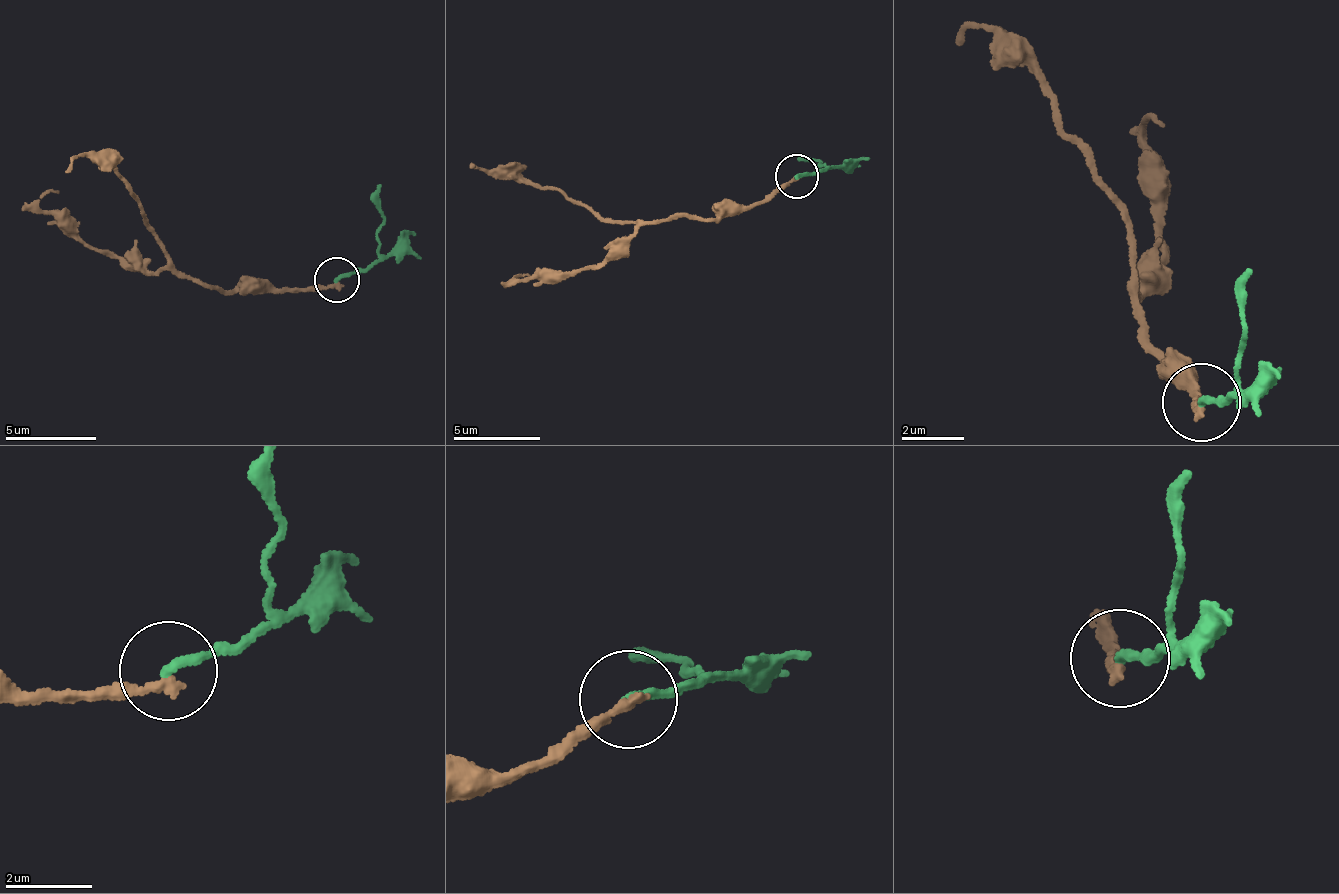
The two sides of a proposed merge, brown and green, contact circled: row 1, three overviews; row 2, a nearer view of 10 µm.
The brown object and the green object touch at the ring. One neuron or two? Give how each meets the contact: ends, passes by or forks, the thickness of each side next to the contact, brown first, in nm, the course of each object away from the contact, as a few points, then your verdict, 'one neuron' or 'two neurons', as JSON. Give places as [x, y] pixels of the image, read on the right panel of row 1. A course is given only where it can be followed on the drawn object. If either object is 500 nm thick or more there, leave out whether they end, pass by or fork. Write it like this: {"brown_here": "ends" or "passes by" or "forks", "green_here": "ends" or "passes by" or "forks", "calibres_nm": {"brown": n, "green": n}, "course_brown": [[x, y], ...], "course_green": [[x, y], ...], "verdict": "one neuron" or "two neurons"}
{"brown_here": "ends", "green_here": "ends", "calibres_nm": {"brown": 240, "green": 240}, "course_brown": [[1204, 408], [1195, 389], [1138, 332], [1125, 207], [1059, 125], [1042, 78], [977, 25], [953, 44]], "course_green": [[1204, 400], [1227, 405], [1238, 387], [1245, 266]], "verdict": "two neurons"}

